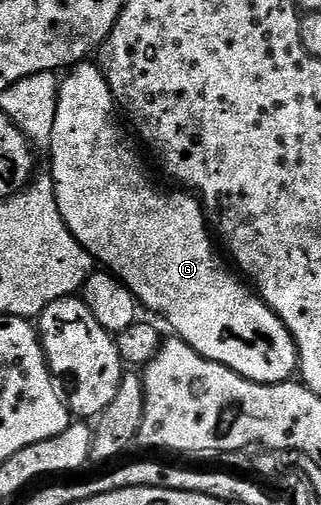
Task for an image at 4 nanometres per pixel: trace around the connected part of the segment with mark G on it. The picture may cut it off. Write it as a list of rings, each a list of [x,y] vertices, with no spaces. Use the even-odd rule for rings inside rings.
[[[82,61],[76,64],[66,75],[69,76],[67,76],[66,79],[62,78],[57,88],[55,129],[51,133],[51,141],[47,148],[47,154],[53,158],[51,174],[53,176],[53,188],[57,194],[57,200],[59,201],[59,211],[63,213],[63,221],[71,229],[73,236],[88,249],[89,254],[93,256],[94,260],[96,260],[102,268],[108,269],[112,274],[116,275],[121,282],[128,285],[131,289],[131,293],[137,298],[138,304],[140,304],[144,310],[146,307],[147,310],[154,311],[157,315],[162,315],[162,317],[173,326],[172,334],[187,345],[191,345],[191,349],[198,351],[203,358],[215,361],[219,365],[223,365],[227,369],[231,369],[240,375],[246,375],[248,379],[256,383],[290,382],[299,371],[297,342],[294,341],[292,333],[283,325],[281,318],[266,305],[265,300],[261,298],[260,294],[255,293],[254,288],[250,286],[248,282],[245,282],[246,284],[241,283],[242,276],[240,274],[237,274],[238,276],[232,275],[232,273],[225,268],[224,261],[217,256],[218,244],[215,242],[215,239],[215,244],[213,244],[213,239],[209,236],[208,229],[205,228],[207,212],[203,206],[202,200],[198,198],[196,194],[190,193],[185,189],[168,191],[167,188],[160,187],[160,185],[145,172],[144,161],[137,156],[136,149],[129,144],[129,139],[125,136],[124,129],[117,127],[117,115],[119,116],[117,100],[113,98],[113,91],[109,88],[109,82],[105,80],[104,71],[101,70],[96,62]]]

